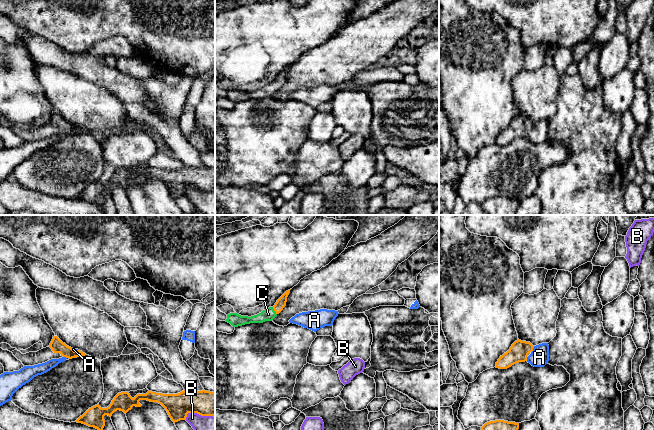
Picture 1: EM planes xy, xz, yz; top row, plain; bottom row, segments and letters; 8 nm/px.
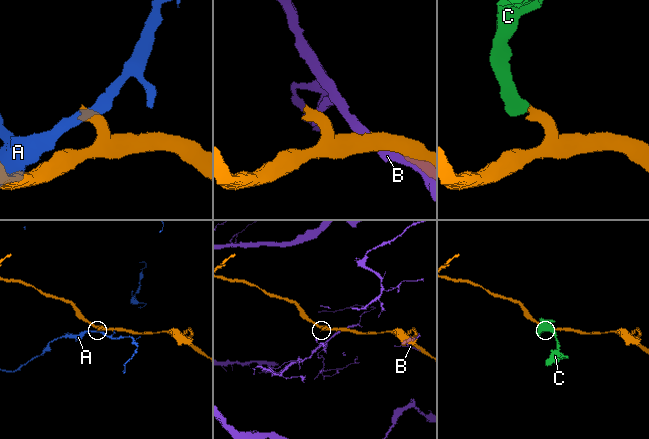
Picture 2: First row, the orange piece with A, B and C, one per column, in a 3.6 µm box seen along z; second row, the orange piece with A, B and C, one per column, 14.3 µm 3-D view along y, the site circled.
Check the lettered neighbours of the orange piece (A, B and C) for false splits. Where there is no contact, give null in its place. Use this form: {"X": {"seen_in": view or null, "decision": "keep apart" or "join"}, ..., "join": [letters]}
{"A": {"seen_in": "yz", "decision": "keep apart"}, "B": {"seen_in": "xy", "decision": "keep apart"}, "C": {"seen_in": "xz", "decision": "join"}, "join": ["C"]}

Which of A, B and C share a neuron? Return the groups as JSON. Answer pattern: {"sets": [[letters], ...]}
{"sets": [["A"], ["B"], ["C"]]}

